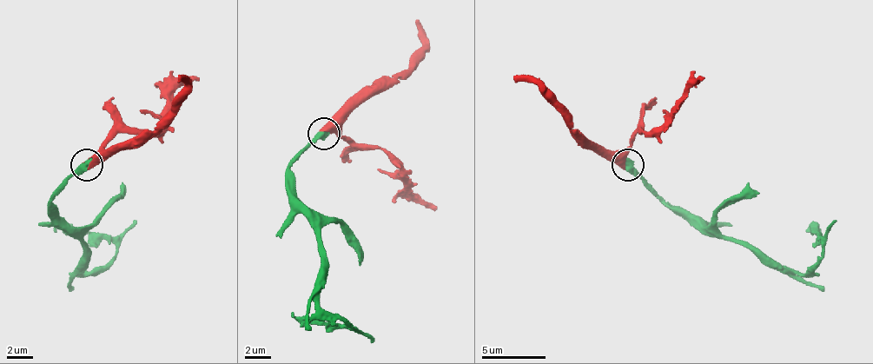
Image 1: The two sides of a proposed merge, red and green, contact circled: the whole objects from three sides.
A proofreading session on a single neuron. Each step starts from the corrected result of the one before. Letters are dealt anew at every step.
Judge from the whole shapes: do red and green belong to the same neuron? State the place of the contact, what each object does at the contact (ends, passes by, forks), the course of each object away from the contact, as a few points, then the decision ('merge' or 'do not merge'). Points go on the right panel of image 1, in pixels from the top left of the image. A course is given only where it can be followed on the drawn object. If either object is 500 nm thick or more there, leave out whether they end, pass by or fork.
(627, 164) | red via (628, 163), (593, 148), (571, 128), (561, 109), (535, 83), (512, 76) | green via (628, 163), (660, 199), (690, 212), (712, 231), (802, 273), (821, 254), (821, 241), (815, 231), (805, 231) | merge

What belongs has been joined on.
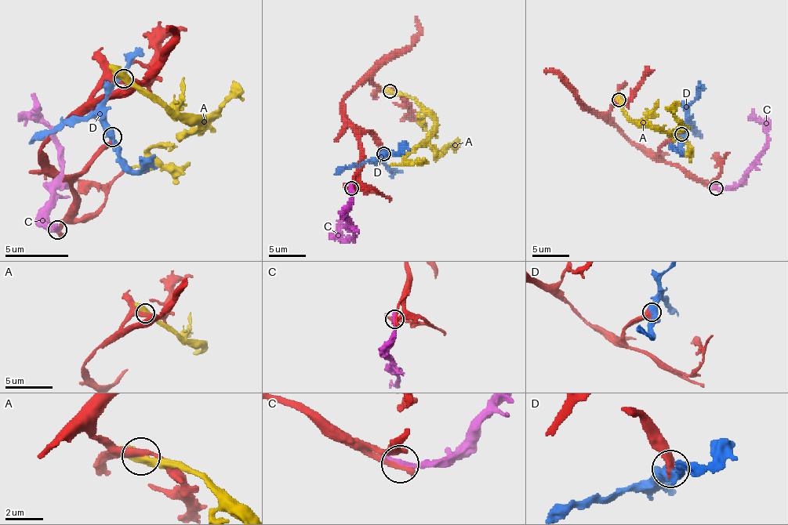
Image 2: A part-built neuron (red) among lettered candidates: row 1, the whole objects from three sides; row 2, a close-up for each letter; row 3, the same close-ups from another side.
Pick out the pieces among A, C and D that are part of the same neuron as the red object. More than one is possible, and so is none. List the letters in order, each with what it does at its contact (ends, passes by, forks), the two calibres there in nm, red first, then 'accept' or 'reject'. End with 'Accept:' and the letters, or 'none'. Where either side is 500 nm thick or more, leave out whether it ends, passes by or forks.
A: 400 nm thick on the red side, 500 nm on the other; reject
C: it ends there; 380 nm thick on the red side, 420 nm on the other; reject
D: 550 nm thick on the red side, 480 nm on the other; accept
Accept: D

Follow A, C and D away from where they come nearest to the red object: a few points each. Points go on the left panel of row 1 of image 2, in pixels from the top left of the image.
A: (122, 77), (157, 96), (173, 112), (183, 112), (198, 124), (173, 144), (151, 150), (164, 163), (189, 163)
C: (56, 229), (50, 219), (50, 185), (59, 172), (59, 157), (53, 132), (44, 121), (31, 93)
D: (113, 138), (107, 121), (107, 90), (125, 68), (139, 46)

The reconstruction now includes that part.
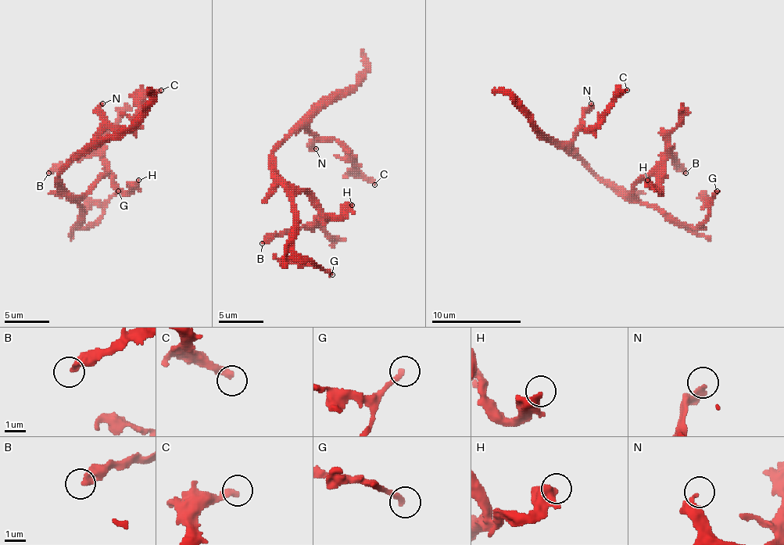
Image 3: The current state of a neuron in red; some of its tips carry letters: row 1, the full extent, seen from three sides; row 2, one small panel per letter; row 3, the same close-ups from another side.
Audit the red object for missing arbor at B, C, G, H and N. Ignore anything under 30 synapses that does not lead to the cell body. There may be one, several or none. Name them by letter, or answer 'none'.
C, G

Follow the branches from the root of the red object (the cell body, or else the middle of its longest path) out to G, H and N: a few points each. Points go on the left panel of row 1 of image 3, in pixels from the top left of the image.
G: (62, 187), (80, 205), (80, 227), (91, 225), (102, 213), (102, 207), (118, 191)
H: (62, 187), (69, 193), (80, 195), (102, 175), (109, 175), (123, 191), (127, 191), (138, 180)
N: (62, 187), (59, 173), (91, 141), (102, 121), (100, 108), (102, 103)

